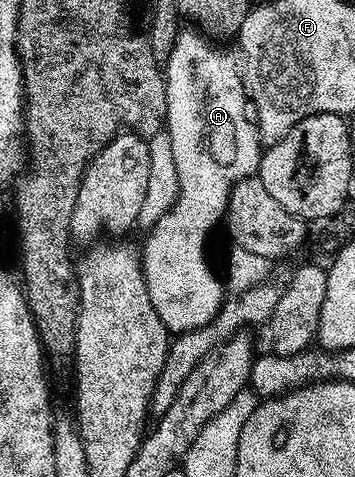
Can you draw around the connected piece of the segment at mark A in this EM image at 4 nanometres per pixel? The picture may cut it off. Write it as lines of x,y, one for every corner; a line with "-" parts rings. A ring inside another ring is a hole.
182,28
163,65
167,91
165,129
175,155
175,171
179,171
179,195
169,211
148,230
149,238
145,246
140,246
139,252
148,294
151,295
151,307
155,307
155,315
159,315
165,328
175,335
211,323
221,309
221,302
226,300
226,286
209,266
205,248
209,245
213,228
222,224
233,186
245,177
254,176
261,167
261,136
257,134
254,118
247,108
245,82
241,80
238,62
234,54
232,57
224,53
217,45
220,44
211,43
210,38
196,28

